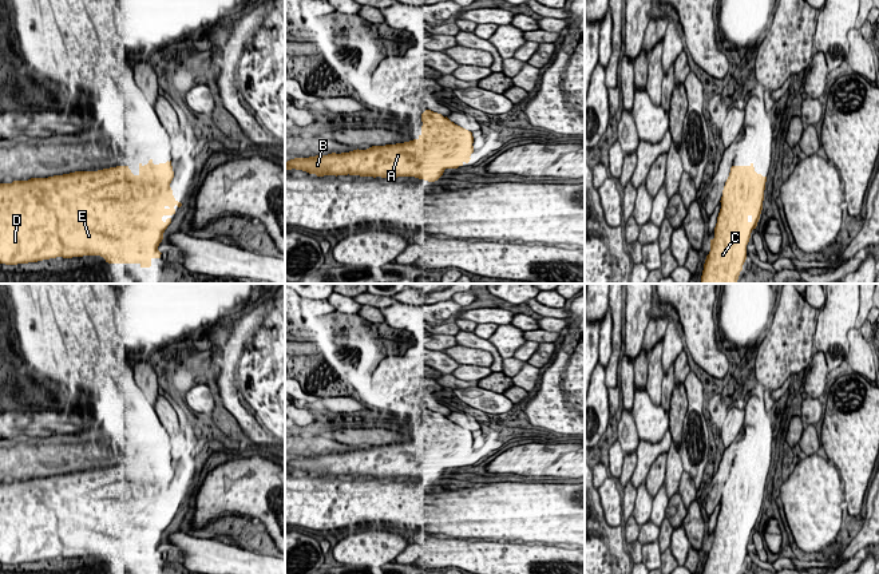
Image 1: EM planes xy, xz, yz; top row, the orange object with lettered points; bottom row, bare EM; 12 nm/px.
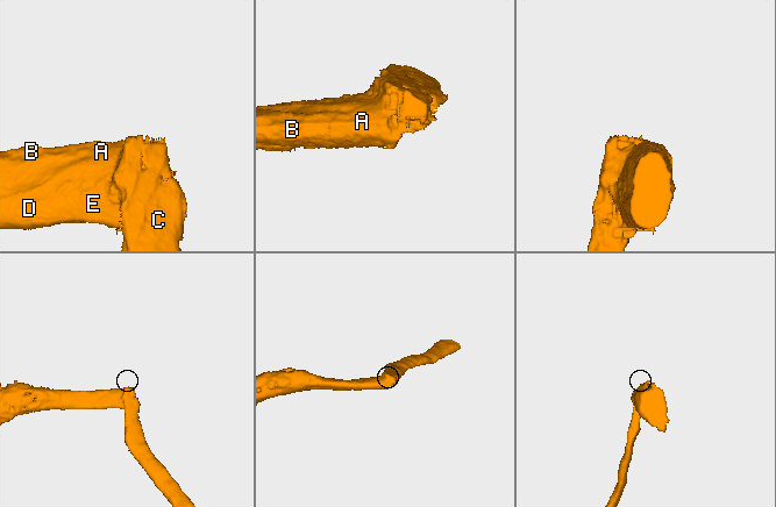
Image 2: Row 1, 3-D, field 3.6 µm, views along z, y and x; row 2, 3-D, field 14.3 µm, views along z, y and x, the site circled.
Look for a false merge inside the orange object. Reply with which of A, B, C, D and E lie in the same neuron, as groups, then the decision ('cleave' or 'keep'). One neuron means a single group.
groups A B D E / C; cleave

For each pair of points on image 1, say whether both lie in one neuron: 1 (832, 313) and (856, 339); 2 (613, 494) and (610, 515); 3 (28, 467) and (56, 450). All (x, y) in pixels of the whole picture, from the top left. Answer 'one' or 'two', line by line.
1: two
2: one
3: one

